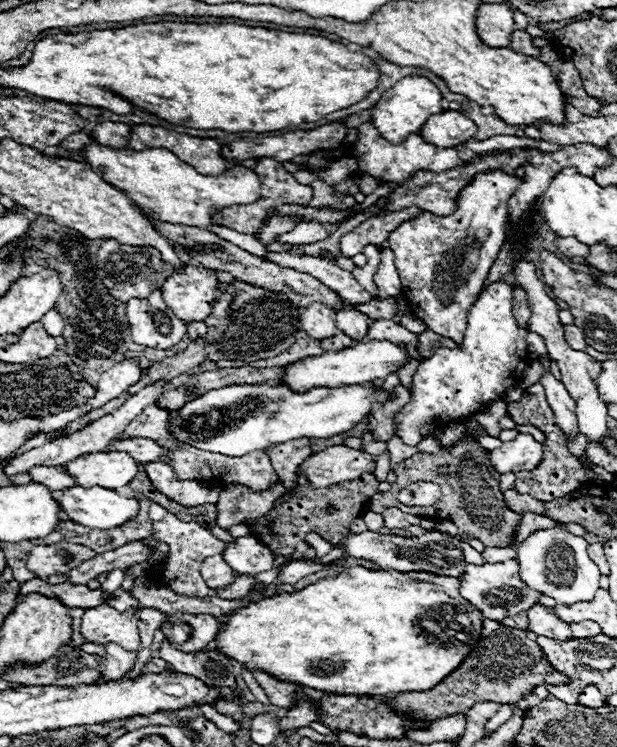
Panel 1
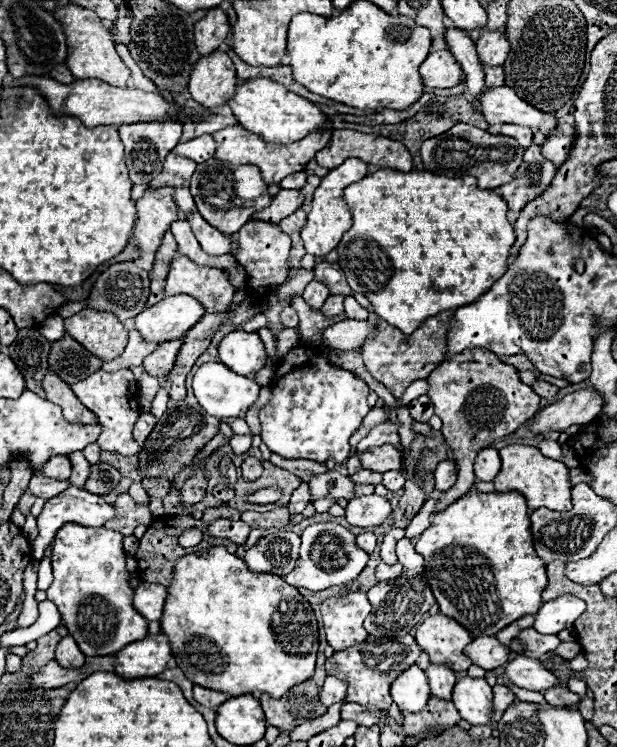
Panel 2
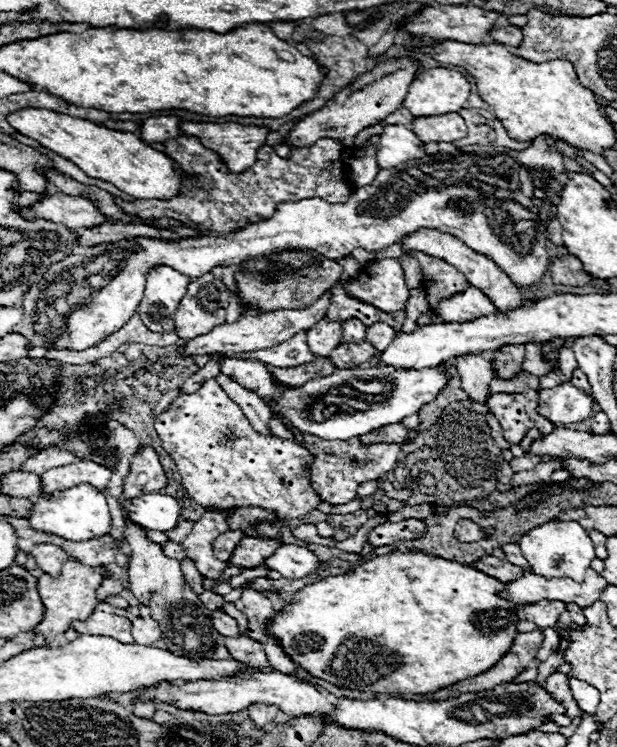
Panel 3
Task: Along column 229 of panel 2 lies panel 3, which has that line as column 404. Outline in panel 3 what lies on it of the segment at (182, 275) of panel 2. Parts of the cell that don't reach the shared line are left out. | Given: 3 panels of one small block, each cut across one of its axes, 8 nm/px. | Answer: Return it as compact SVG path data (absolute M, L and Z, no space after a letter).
M394 258L362 266L358 276L346 282L346 294L384 312L404 310L410 298L404 270Z

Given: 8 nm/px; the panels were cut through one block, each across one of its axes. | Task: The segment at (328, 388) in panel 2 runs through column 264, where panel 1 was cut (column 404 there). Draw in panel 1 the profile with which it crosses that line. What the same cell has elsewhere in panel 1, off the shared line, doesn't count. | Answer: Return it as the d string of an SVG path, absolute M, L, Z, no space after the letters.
M496 282L488 286L472 310L468 312L468 326L458 348L436 348L430 358L422 360L412 376L412 392L408 404L394 414L396 436L406 446L422 442L420 428L430 420L436 428L456 420L464 420L478 412L484 404L498 400L510 386L516 386L524 374L524 358L528 330L520 328L512 314L512 286Z

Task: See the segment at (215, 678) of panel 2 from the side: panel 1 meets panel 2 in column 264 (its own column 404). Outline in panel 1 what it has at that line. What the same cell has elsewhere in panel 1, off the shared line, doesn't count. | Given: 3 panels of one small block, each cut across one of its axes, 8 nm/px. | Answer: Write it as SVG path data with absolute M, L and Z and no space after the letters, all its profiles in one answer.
M354 566L336 578L318 580L294 594L278 594L240 608L226 618L214 640L220 654L234 658L248 670L264 670L282 682L334 694L392 696L430 690L430 686L446 678L478 642L480 622L482 614L460 596L456 578Z

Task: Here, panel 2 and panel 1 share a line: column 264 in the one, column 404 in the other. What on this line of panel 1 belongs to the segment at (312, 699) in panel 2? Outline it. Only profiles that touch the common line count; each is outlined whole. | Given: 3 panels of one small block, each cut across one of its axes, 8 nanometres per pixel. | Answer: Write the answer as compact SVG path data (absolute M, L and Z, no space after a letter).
M484 618L482 622L482 642L474 646L474 650L464 658L464 662L450 672L440 684L430 688L428 692L408 692L398 694L388 700L390 708L396 714L410 714L414 720L440 720L452 714L464 714L476 702L496 702L496 704L518 704L518 700L530 694L536 686L546 684L566 684L570 678L562 672L556 672L538 642L528 638L524 630L504 626L496 620Z

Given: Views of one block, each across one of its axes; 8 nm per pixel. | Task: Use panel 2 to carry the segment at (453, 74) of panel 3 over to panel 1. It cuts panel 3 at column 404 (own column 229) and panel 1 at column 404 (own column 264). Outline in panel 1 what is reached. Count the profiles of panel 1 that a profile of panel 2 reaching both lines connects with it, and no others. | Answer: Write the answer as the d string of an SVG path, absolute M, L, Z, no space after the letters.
M402 78L402 82L398 82L394 90L386 90L386 94L382 94L378 104L370 110L372 124L388 142L400 144L406 140L406 136L420 132L420 128L432 114L442 112L440 102L442 102L440 90L426 78Z

